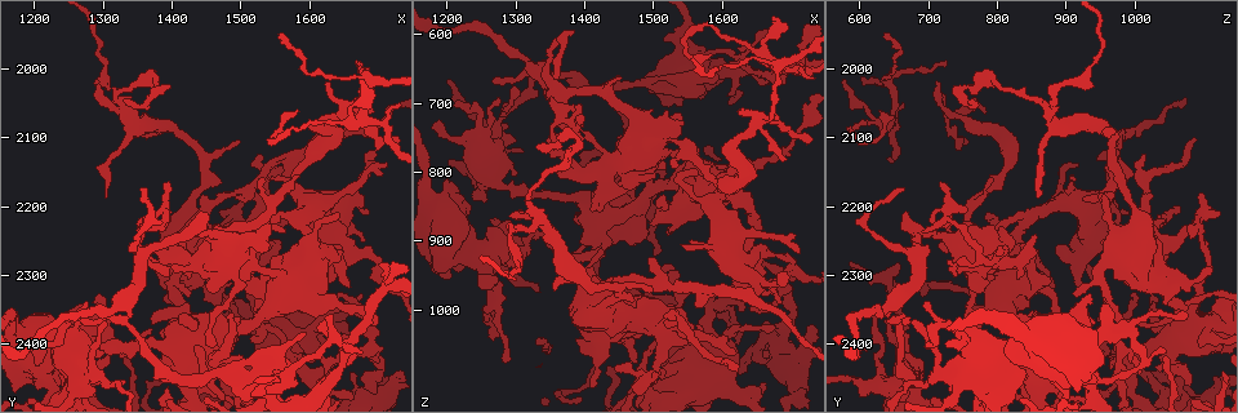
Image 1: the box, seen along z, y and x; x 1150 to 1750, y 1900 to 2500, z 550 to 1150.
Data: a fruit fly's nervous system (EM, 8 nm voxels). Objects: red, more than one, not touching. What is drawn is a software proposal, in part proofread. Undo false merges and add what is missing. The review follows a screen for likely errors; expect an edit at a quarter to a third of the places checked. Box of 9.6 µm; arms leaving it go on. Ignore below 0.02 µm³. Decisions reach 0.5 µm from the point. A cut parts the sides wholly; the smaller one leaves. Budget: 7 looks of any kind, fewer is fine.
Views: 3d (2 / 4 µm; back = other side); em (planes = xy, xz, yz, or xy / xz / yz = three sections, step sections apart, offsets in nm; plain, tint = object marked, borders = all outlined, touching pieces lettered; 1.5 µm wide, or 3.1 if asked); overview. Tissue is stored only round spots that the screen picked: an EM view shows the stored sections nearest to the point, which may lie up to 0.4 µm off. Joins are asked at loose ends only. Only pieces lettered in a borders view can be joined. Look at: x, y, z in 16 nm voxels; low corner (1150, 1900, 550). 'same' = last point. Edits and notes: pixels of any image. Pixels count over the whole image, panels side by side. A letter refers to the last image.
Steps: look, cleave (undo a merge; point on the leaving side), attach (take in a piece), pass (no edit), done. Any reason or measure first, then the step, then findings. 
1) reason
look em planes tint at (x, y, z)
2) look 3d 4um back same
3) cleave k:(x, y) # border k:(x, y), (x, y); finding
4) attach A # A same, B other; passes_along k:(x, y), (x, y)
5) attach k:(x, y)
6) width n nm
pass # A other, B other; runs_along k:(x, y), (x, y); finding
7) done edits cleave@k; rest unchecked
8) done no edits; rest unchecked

sudden change in width
look em xy step 8 borders at (1255, 2405, 1005)

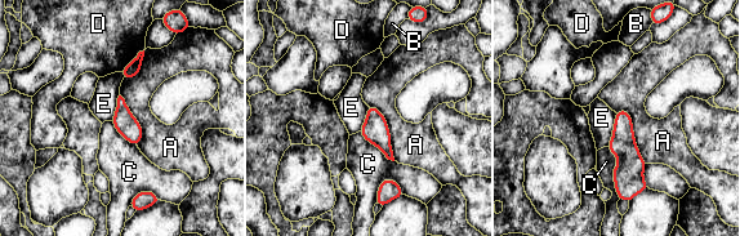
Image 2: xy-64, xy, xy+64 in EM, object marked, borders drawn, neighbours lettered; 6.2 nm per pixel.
longest_contact A 380 nm
pass # A other, B other, C other, D other, E other; one neuron here

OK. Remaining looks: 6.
look 3d 4um at (1270, 2340, 700)

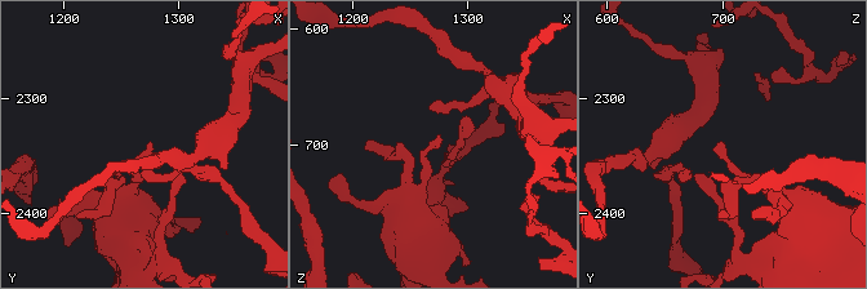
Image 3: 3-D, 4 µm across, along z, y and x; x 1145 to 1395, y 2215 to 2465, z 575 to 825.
look em xz step 4 tint at (1274, 2338, 694)

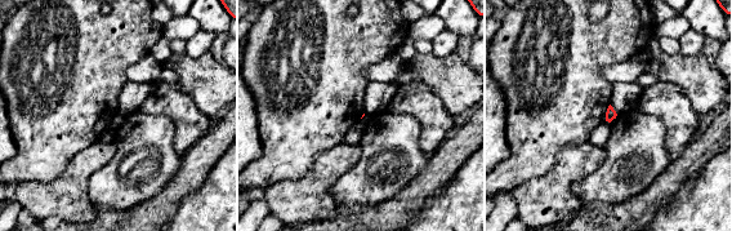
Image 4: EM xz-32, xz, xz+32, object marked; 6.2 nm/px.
look em yz step 8 borders same

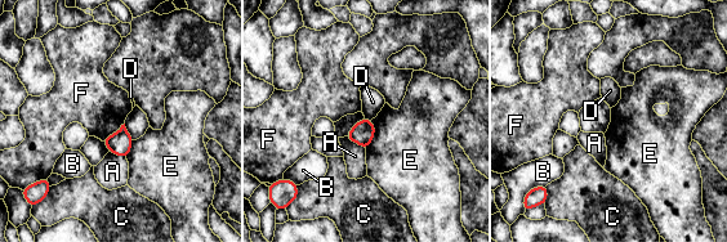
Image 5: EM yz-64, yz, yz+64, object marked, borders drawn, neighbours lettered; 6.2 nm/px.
pass # A other, B other, C other, D other, E other, F other; border 5:(124, 122), (102, 140); none of them fits

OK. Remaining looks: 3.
tapers out
look em xz step 4 borders at (1585, 2060, 630)

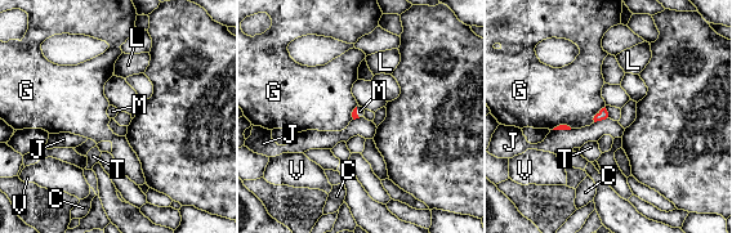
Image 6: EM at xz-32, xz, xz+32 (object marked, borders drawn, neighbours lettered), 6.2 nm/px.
look em planes borders same

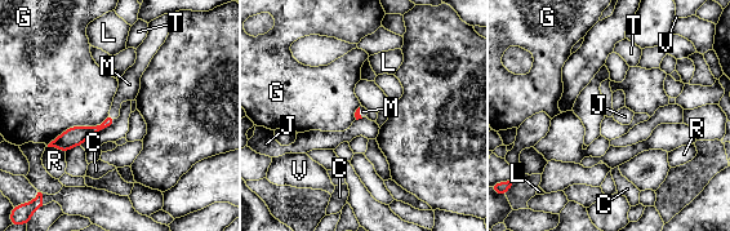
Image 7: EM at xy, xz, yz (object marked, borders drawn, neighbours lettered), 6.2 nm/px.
attach M # C other, G other, J other, L other, M same, R other, T other, V other; the neuron continues

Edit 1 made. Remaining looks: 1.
done edits attach@7; rest unchecked

